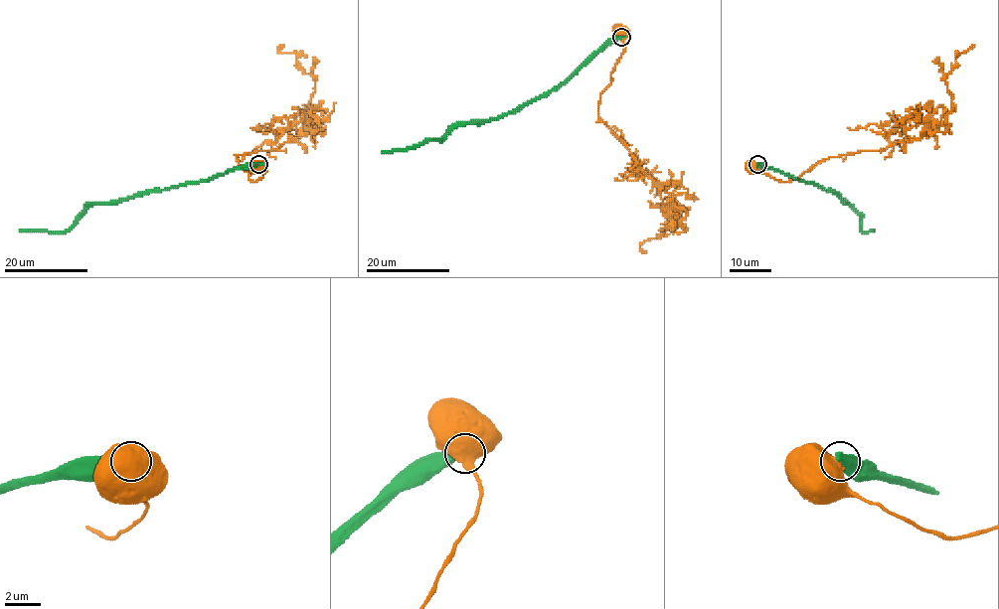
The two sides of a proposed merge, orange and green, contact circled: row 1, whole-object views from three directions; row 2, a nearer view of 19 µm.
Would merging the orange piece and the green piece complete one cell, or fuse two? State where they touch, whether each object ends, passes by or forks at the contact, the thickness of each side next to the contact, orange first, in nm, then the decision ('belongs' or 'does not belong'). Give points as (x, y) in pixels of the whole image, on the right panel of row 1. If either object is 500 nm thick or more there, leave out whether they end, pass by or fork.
place (757, 164); calibres 850 and 600 nm; does not belong

